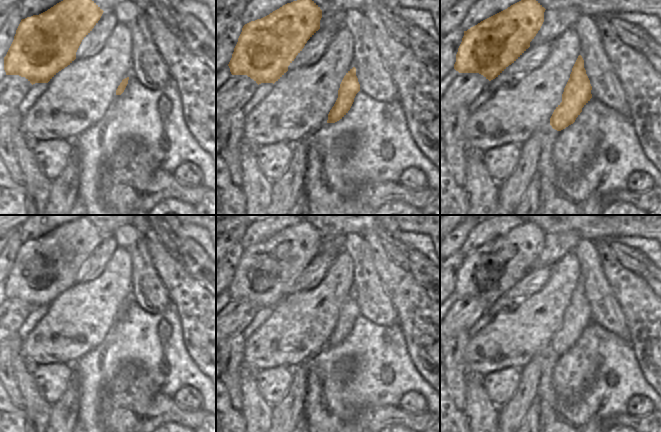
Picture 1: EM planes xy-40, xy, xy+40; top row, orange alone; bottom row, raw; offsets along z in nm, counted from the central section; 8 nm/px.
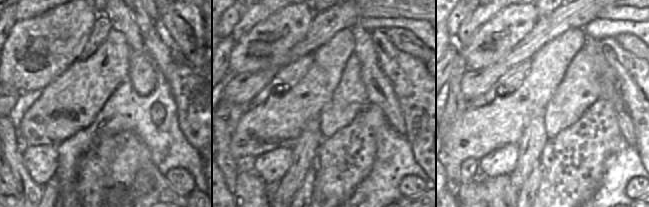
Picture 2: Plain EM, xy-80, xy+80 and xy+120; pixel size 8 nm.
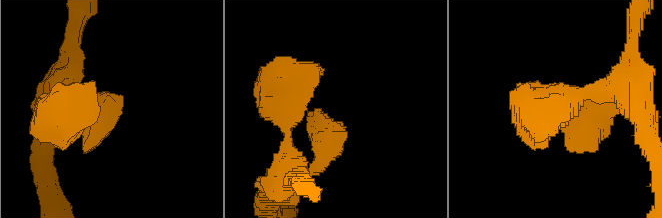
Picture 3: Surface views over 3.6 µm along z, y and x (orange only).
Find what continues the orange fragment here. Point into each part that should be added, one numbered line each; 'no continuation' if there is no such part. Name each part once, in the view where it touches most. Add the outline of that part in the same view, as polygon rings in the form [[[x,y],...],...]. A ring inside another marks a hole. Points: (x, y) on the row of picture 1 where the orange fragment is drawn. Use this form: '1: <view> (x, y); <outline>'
no continuation

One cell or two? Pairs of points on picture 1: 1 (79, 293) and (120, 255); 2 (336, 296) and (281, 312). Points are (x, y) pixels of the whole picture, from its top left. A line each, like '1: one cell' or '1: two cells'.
1: one cell
2: one cell

